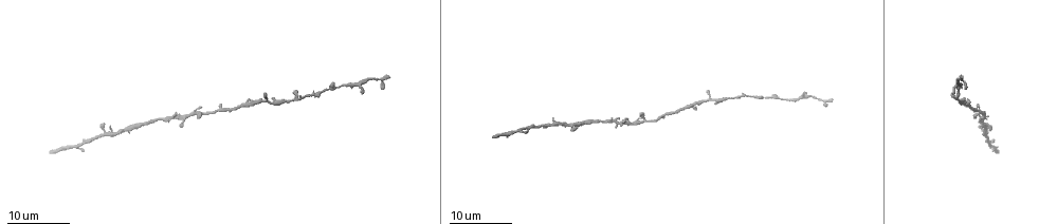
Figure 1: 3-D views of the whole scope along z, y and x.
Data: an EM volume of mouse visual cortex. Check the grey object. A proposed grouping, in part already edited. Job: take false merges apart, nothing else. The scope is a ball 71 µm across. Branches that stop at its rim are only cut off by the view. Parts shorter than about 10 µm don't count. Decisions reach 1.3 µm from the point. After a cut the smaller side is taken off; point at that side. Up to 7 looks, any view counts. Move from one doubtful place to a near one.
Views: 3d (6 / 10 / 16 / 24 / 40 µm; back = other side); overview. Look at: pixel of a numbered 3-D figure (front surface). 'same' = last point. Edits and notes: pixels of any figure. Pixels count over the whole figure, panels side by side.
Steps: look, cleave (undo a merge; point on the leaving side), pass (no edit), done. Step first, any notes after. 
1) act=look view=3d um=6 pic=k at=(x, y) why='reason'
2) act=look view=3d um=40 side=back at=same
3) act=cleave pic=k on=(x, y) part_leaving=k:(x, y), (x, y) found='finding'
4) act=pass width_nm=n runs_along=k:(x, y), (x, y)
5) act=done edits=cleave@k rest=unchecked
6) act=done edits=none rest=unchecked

act=look view=3d um=24 pic=1 at=(549, 126) why='calibre changes'

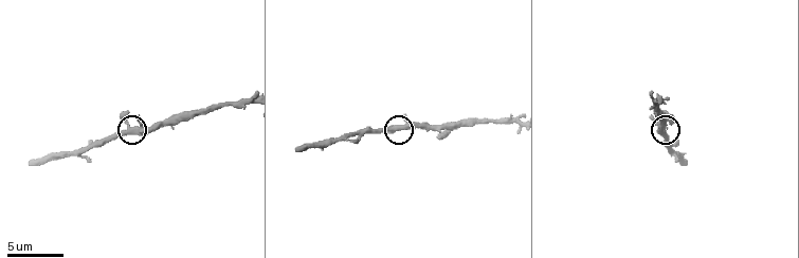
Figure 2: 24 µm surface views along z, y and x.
act=look view=3d um=10 pic=2 at=(395, 128)

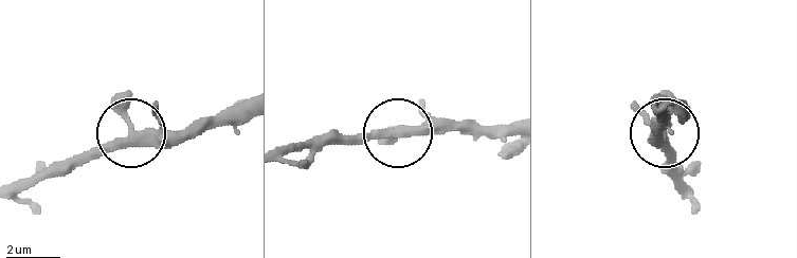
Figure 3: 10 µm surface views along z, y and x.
act=look view=3d um=10 side=back pic=3 at=(131, 138)

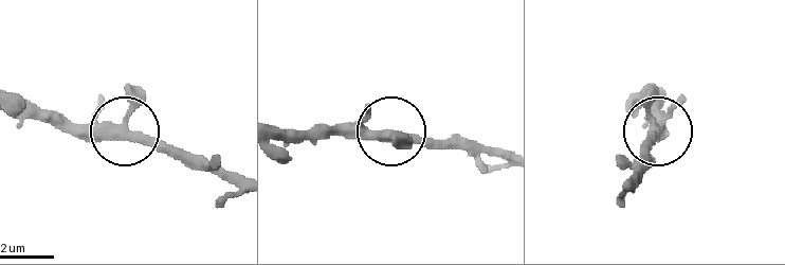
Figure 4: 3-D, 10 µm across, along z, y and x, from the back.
act=pass arms=3 found='one cell here'

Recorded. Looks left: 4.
act=look view=3d um=6 pic=2 at=(224, 102) why='a narrow waist'

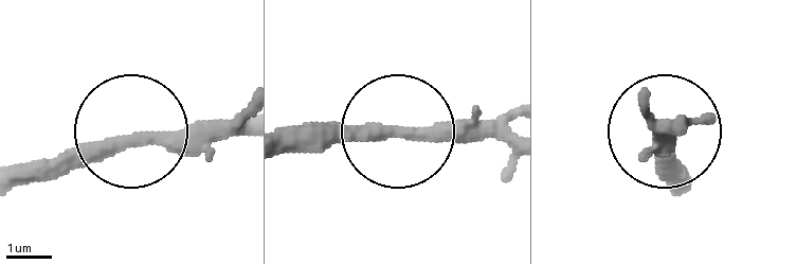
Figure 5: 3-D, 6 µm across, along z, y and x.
act=look view=3d um=6 side=back pic=5 at=(131, 141) why='from behind'

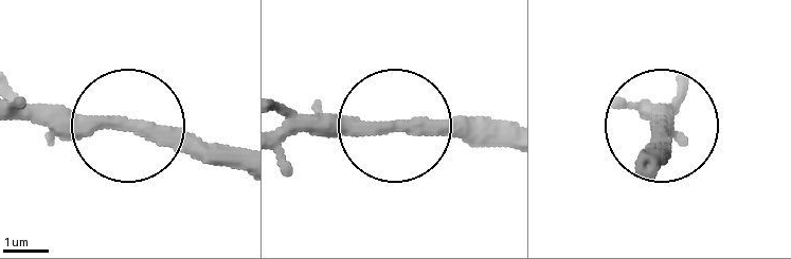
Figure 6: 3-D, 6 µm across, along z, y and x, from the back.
act=pass runs_along=6:(281, 131), (508, 131) found='one cell here'

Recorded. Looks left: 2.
act=look view=3d um=16 pic=1 at=(638, 121) why='three-way junction'

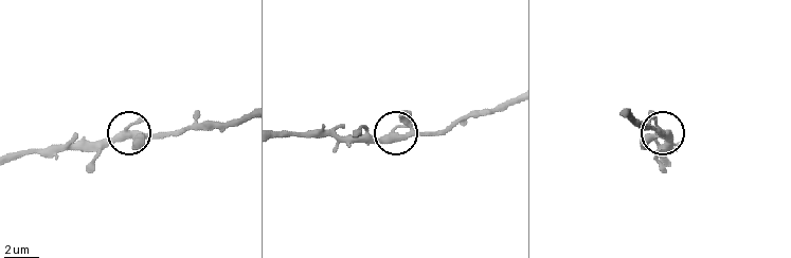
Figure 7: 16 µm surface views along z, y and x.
act=look view=3d um=10 pic=7 at=(393, 138)

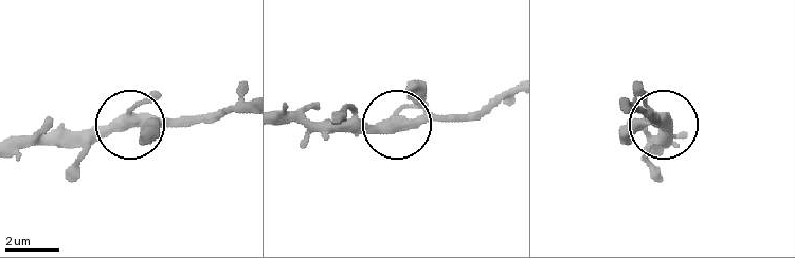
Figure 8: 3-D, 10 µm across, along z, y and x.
act=pass runs_along=8:(509, 94), (470, 114), (302, 121) found='all the same cell'

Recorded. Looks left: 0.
act=done edits=none rest=unchecked

